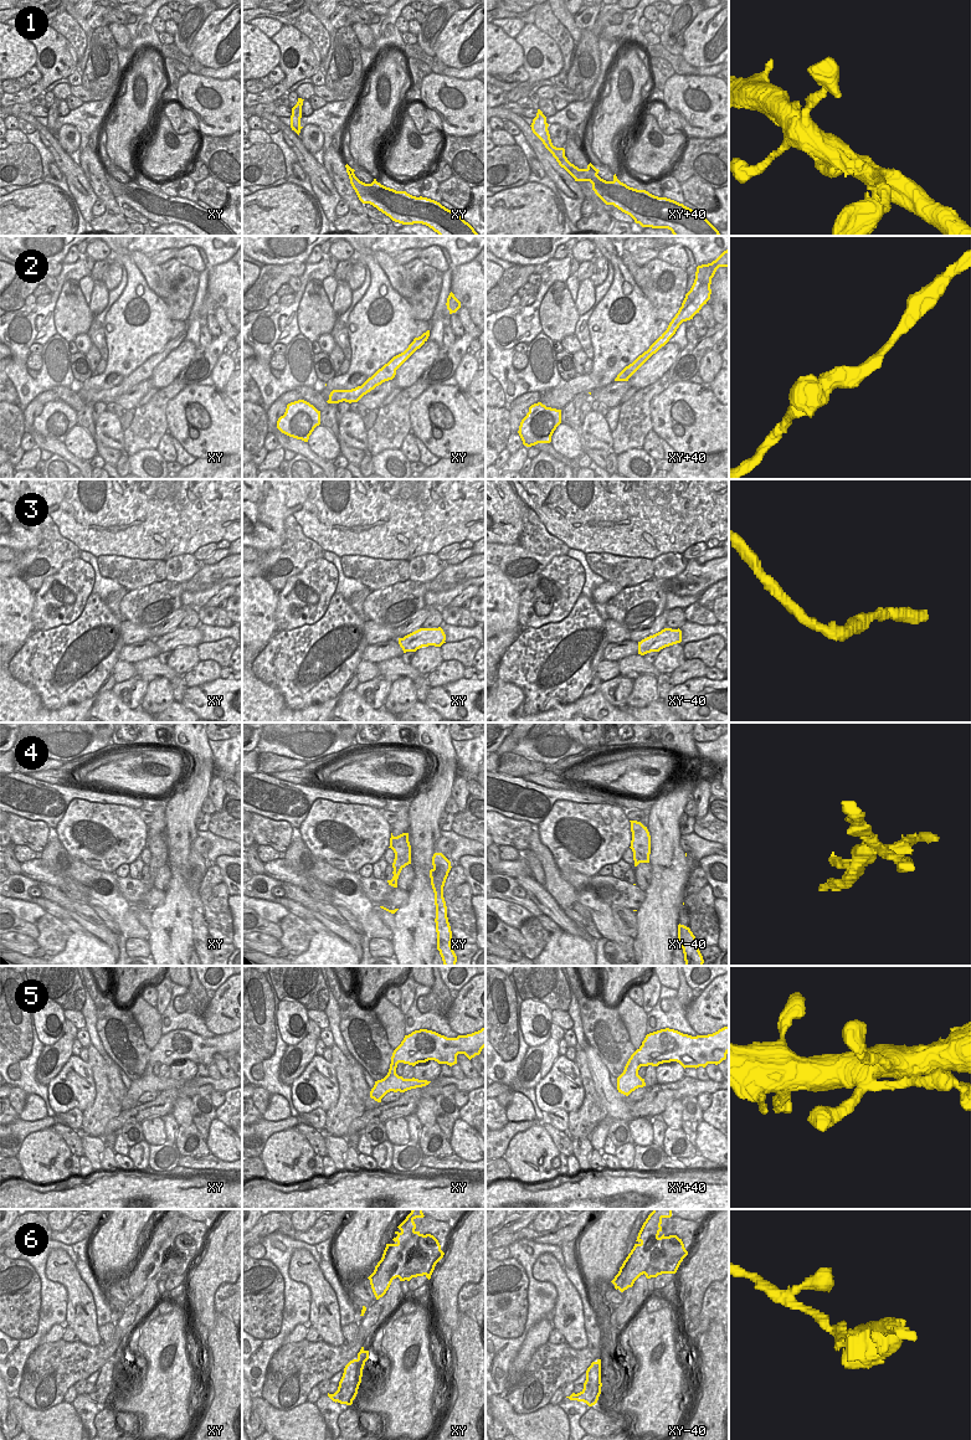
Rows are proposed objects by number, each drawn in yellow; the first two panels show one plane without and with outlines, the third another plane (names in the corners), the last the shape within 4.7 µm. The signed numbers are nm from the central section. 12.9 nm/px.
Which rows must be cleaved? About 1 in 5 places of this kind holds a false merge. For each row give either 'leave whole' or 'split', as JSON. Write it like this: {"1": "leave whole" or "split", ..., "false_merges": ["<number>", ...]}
{"1": "leave whole", "2": "leave whole", "3": "leave whole", "4": "split", "5": "leave whole", "6": "split", "false_merges": ["4", "6"]}

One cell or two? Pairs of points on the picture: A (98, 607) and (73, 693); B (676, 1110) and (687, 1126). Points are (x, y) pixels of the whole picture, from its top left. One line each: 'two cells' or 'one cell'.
A: one cell
B: two cells

